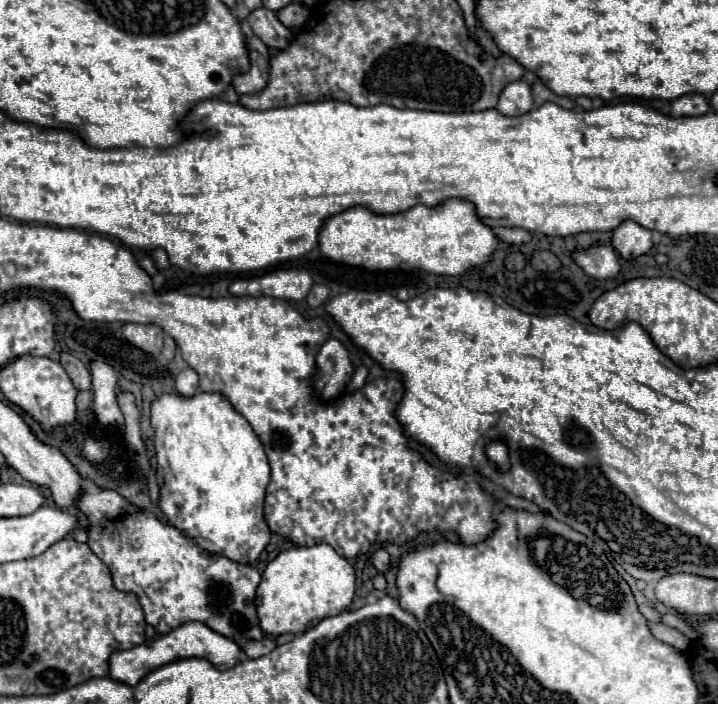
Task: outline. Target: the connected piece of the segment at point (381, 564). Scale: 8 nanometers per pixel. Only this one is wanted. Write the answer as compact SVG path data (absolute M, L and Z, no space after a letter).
M376 548L372 554L372 564L376 566L378 572L390 570L390 554L384 548Z

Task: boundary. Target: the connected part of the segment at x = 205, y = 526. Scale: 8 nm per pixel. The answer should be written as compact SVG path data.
M162 392L152 400L150 412L158 460L156 480L160 486L160 508L168 522L192 536L200 548L208 552L242 564L254 562L270 540L270 528L264 520L264 492L270 482L270 466L248 420L222 392L196 392L194 396Z

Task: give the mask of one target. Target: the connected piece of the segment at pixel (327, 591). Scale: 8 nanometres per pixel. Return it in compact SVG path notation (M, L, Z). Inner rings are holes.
M328 544L280 552L264 568L256 588L256 612L262 632L270 636L288 632L298 634L326 616L336 616L346 610L354 598L354 578L354 568Z

